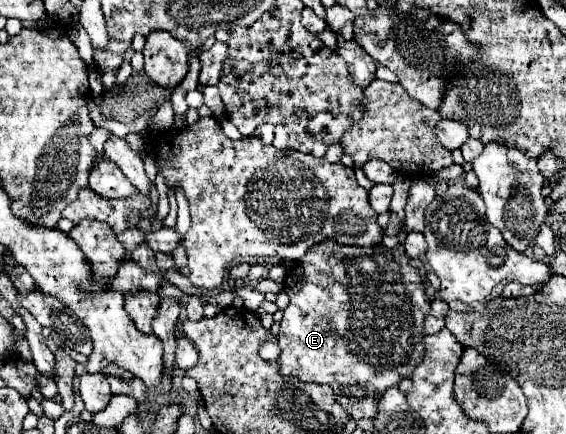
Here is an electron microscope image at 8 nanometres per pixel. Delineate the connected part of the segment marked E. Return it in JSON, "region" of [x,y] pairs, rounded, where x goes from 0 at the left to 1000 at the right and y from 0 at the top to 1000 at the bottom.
{"region":[[[574,553],[546,571],[509,629],[500,659],[511,682],[511,705],[500,714],[496,760],[489,770],[496,820],[496,862],[521,866],[532,880],[581,885],[592,922],[624,963],[663,963],[663,926],[677,899],[701,889],[708,871],[723,871],[726,853],[747,825],[747,733],[758,714],[740,627],[723,608],[712,567],[694,576],[680,567],[634,571],[599,567],[592,553]]]}

